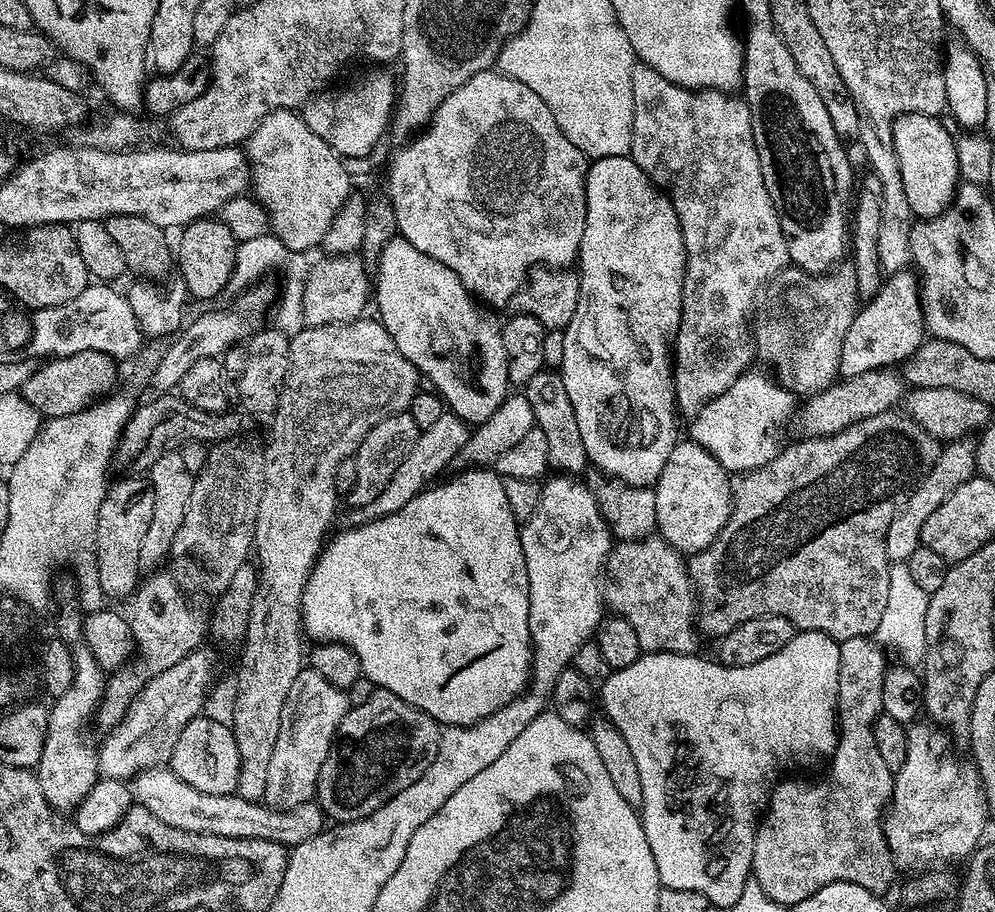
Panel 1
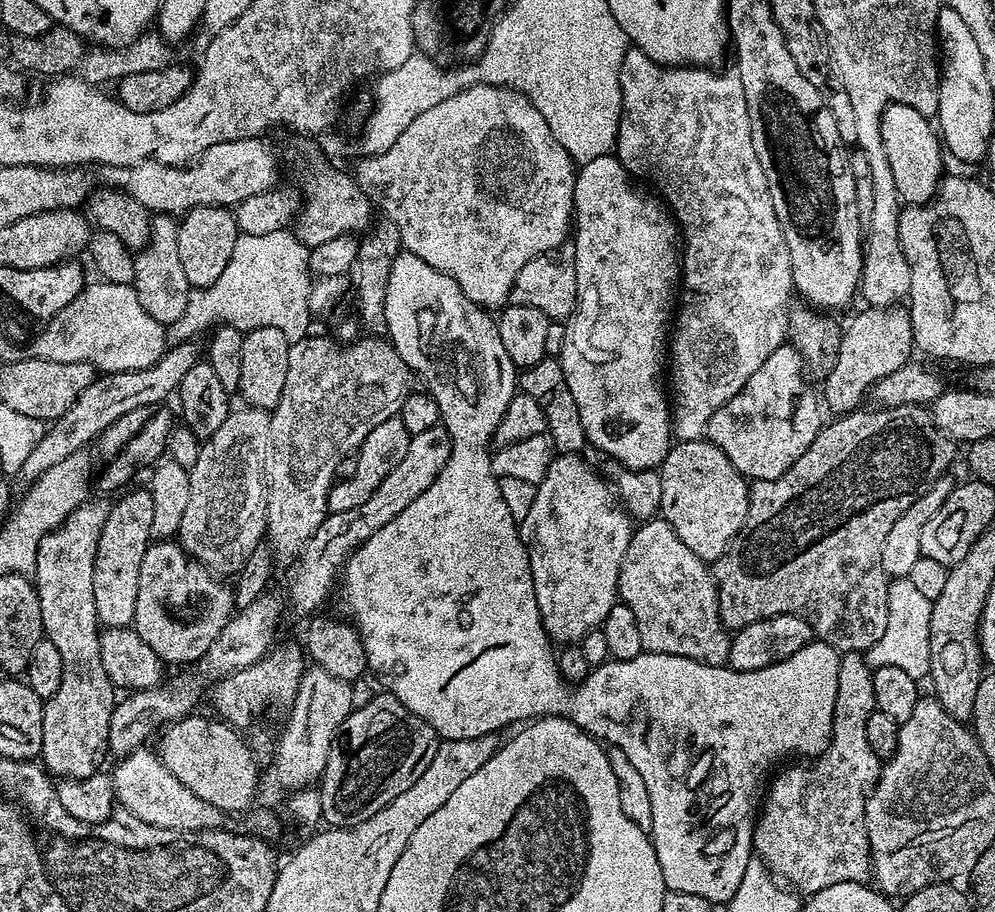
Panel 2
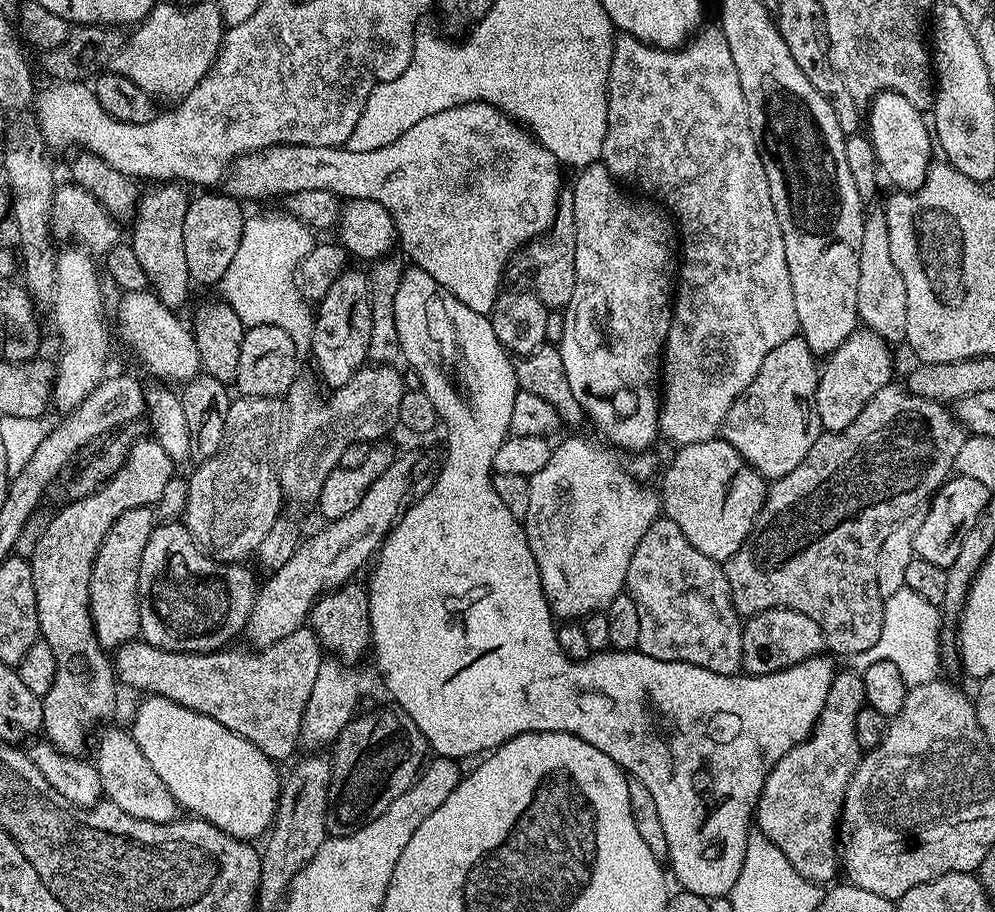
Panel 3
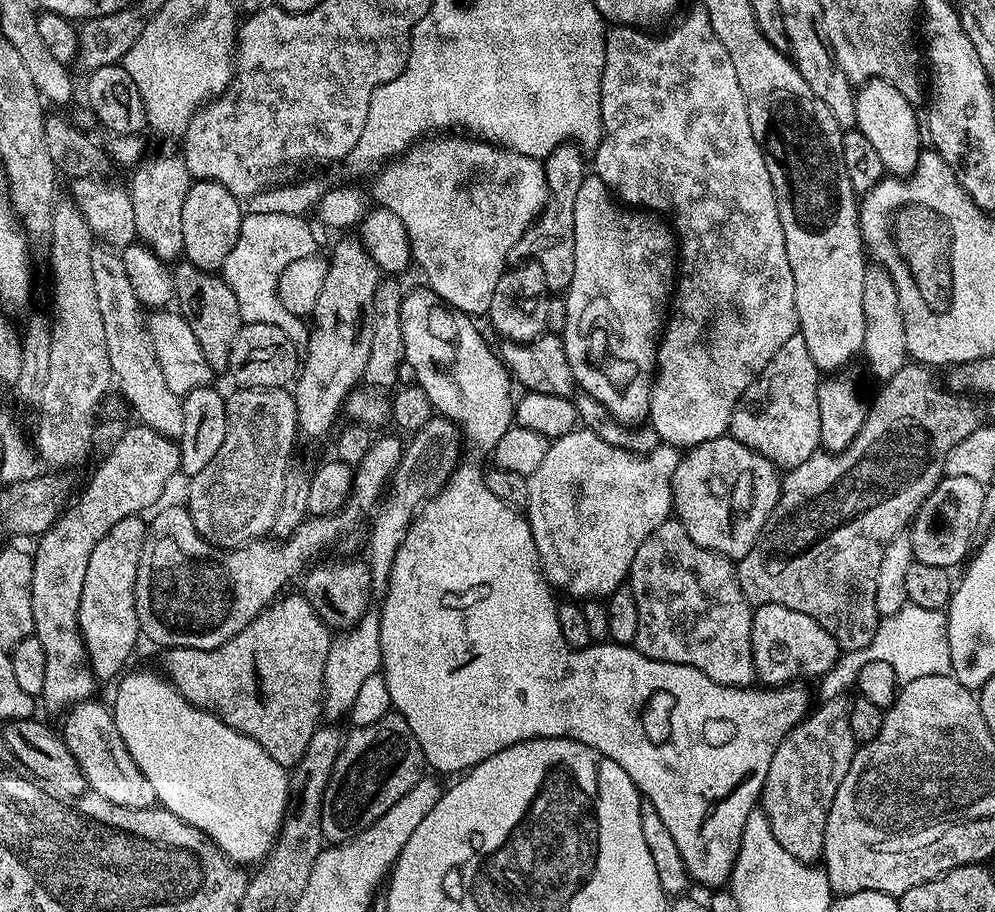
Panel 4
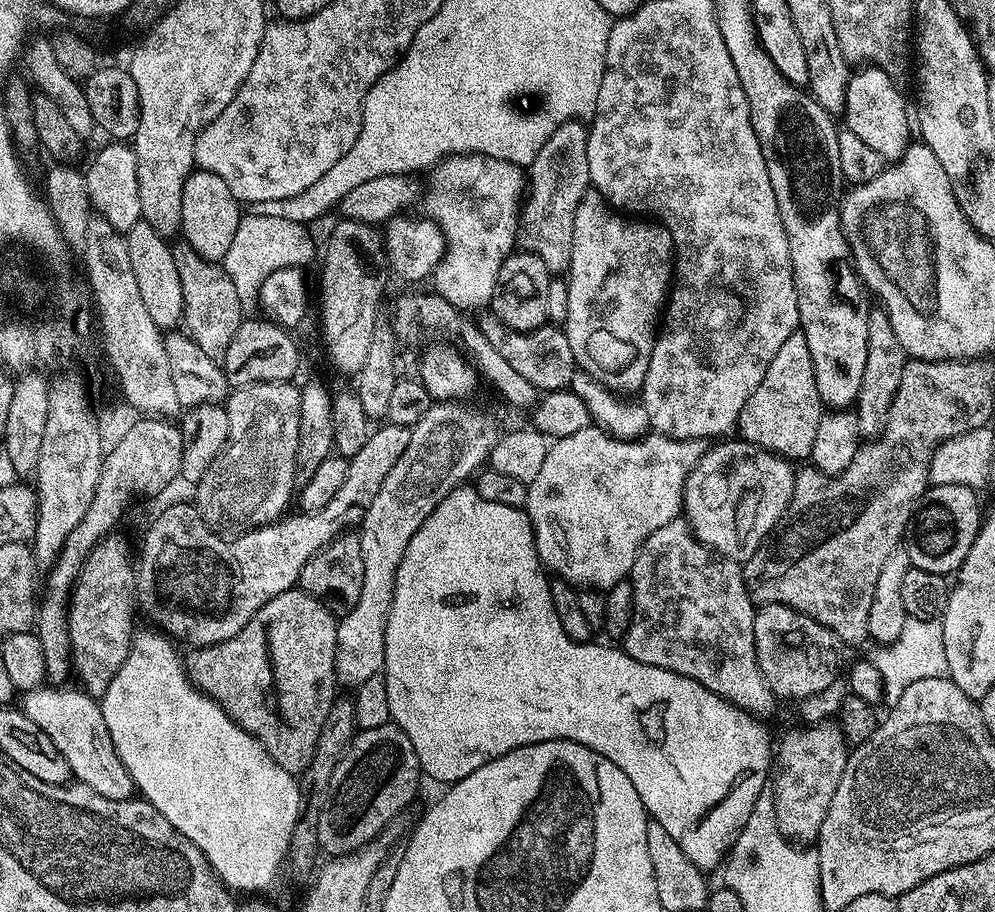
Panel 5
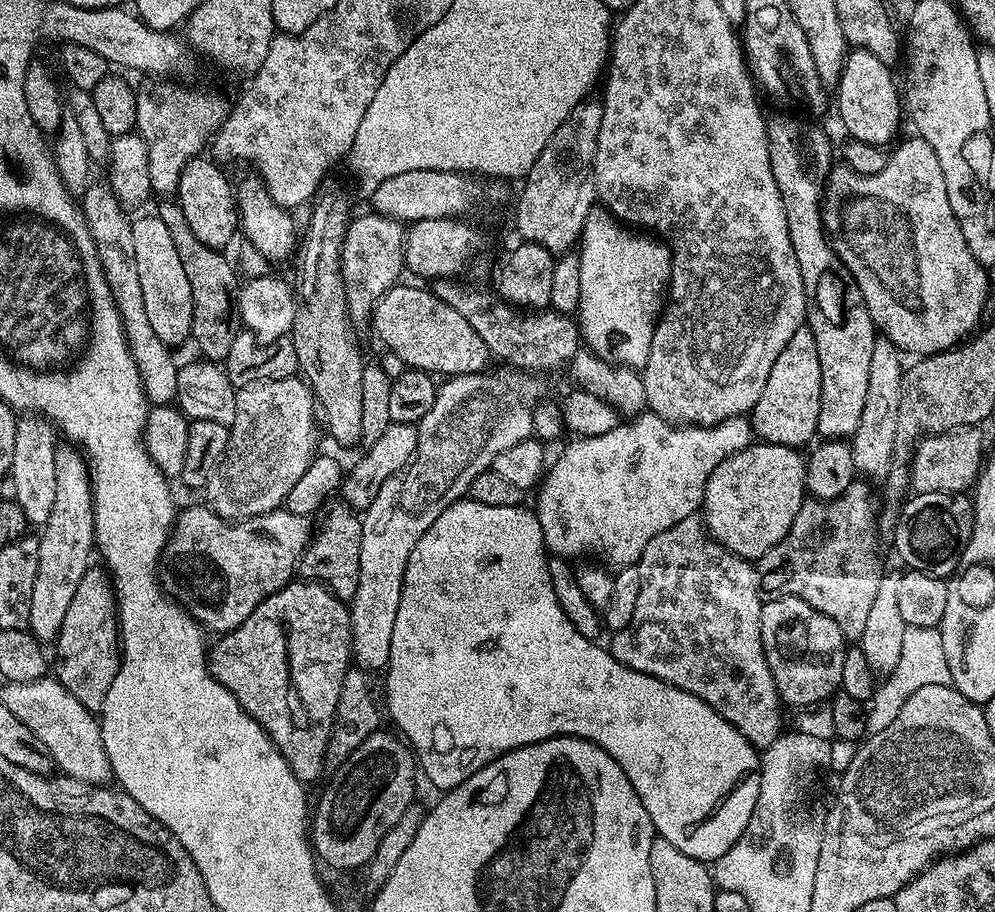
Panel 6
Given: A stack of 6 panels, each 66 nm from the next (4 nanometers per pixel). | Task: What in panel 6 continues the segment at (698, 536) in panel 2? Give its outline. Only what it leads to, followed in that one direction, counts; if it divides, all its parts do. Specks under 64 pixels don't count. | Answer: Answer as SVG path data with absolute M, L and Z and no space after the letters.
M753 442L733 456L727 456L704 483L702 519L710 535L726 550L738 554L744 560L760 561L790 530L798 510L806 499L806 460L790 446Z

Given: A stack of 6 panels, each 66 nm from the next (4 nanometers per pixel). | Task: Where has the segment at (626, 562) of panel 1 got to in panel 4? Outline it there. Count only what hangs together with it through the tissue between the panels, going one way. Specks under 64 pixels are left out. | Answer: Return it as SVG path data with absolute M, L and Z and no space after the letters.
M669 518L662 522L638 546L634 562L628 571L627 587L632 589L638 606L638 634L634 647L646 658L694 666L702 670L715 684L748 686L756 680L756 667L752 661L753 605L744 599L736 581L733 561L716 552L700 548L686 534L680 521Z

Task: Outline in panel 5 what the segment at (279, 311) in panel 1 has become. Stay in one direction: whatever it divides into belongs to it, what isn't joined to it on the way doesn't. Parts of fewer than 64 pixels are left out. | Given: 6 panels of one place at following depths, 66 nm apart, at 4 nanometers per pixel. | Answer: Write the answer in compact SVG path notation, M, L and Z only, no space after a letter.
M251 212L241 217L233 245L222 261L241 301L255 301L266 278L274 274L274 271L307 265L306 262L314 254L314 240L308 231L307 225L292 222L290 219L270 218L269 215L254 215Z

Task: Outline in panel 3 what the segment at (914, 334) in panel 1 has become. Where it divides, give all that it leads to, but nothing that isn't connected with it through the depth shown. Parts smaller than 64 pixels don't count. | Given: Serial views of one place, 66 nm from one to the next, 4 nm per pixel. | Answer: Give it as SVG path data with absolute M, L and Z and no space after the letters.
M857 330L846 338L838 350L823 361L819 369L820 381L816 383L818 418L824 432L841 432L862 414L866 402L887 384L893 383L892 352L876 332Z

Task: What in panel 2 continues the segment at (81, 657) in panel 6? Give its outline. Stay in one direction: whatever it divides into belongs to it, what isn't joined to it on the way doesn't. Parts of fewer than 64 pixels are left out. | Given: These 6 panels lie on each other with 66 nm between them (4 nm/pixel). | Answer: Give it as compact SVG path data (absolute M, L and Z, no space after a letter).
M147 487L135 488L125 491L119 497L121 500L109 507L106 526L102 526L102 534L98 538L98 550L94 558L94 606L104 628L126 628L132 624L138 606L138 574L142 574L142 558L154 540L154 498Z

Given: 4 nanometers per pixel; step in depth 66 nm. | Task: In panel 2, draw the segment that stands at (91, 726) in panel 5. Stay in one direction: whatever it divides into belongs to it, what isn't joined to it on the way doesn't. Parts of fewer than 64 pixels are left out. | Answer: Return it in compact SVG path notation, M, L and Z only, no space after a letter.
M147 747L135 748L119 761L116 769L111 769L112 788L116 792L119 807L142 818L142 822L150 826L162 826L175 832L215 832L223 829L225 813L178 782L159 755L155 751L148 751Z

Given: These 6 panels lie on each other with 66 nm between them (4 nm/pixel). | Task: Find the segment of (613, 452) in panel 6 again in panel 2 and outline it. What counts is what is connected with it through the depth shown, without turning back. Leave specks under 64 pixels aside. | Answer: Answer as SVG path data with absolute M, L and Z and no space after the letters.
M560 454L553 459L550 470L546 470L546 478L542 478L542 482L536 485L534 503L530 506L530 514L526 514L526 518L519 521L519 526L520 537L526 546L528 557L530 558L530 574L534 578L534 594L538 598L538 614L542 618L544 632L549 640L557 645L575 645L589 630L601 627L606 614L610 614L612 607L618 603L618 593L616 590L618 574L622 570L622 558L626 556L626 546L630 546L630 538L634 531L634 520L618 503L609 482L595 468L589 465L587 460L576 454Z

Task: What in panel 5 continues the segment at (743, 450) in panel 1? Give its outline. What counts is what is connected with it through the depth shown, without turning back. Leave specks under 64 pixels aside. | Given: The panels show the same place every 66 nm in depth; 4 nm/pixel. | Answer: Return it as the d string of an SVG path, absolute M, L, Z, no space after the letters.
M798 330L782 342L766 370L766 378L762 378L758 390L746 398L746 406L740 411L738 432L740 428L739 435L748 443L757 444L789 462L807 461L814 450L814 438L818 438L818 426L825 412L818 394L810 346L806 346L806 338Z

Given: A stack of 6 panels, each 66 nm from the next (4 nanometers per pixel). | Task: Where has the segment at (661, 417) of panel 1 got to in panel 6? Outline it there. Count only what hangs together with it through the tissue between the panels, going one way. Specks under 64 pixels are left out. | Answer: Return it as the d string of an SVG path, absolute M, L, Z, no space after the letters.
M596 206L586 214L578 255L580 298L574 316L581 341L599 359L610 360L622 368L644 369L650 358L656 321L660 319L666 289L672 279L672 252L667 243L633 230L611 212Z

